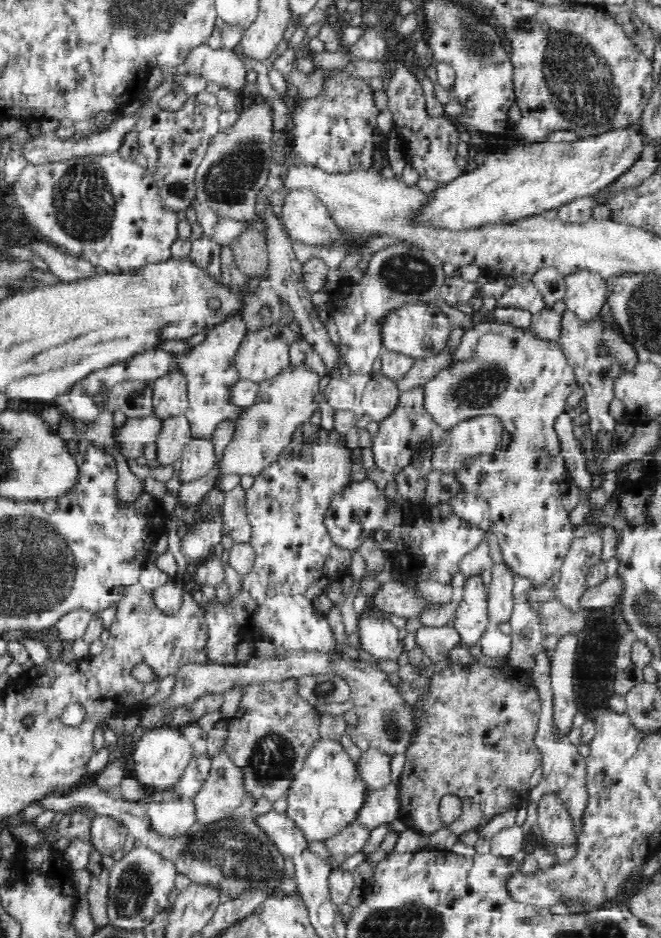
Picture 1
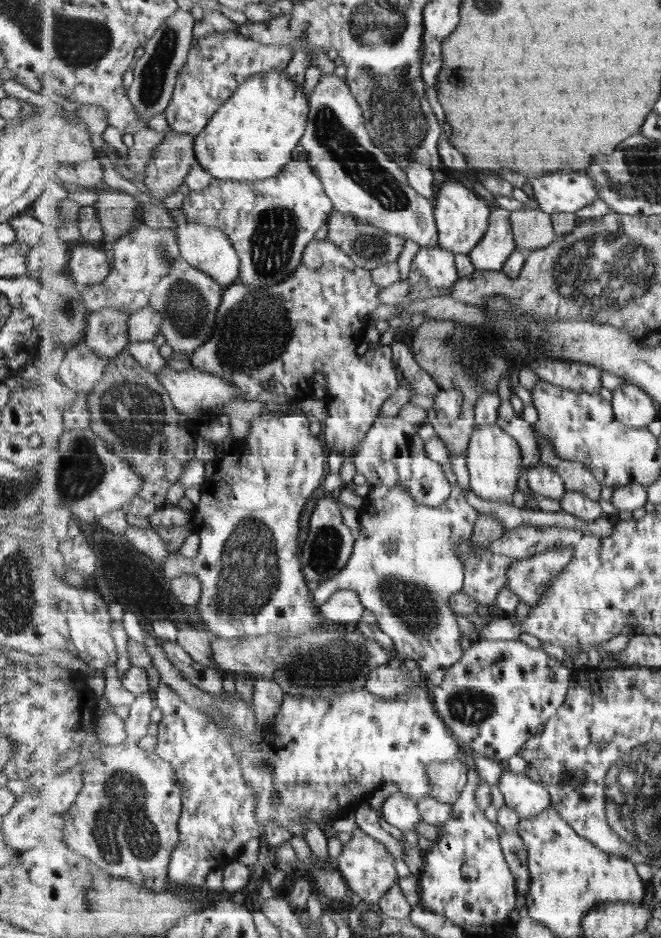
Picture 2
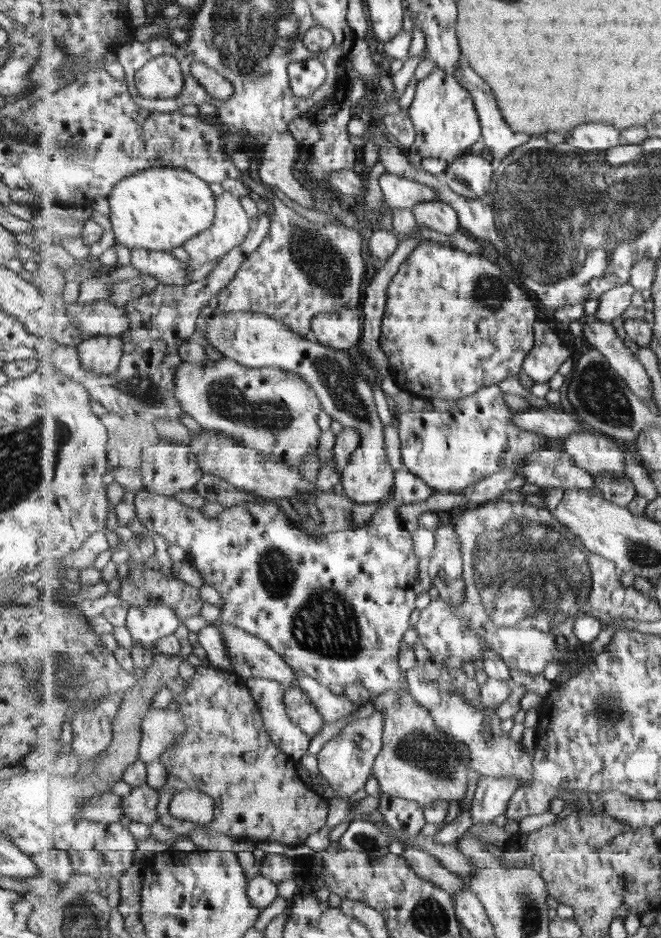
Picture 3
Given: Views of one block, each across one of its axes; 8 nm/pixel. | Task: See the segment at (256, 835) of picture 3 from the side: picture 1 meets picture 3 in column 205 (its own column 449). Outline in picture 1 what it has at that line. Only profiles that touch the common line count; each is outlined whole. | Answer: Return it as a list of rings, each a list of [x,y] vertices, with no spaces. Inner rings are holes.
[[[449,662],[441,672],[431,676],[426,694],[418,699],[417,704],[424,705],[429,716],[420,722],[421,730],[405,754],[404,772],[399,779],[398,819],[408,829],[430,836],[446,827],[459,837],[464,832],[478,832],[494,816],[507,810],[518,811],[526,804],[531,790],[530,779],[543,761],[542,750],[538,749],[535,740],[541,716],[541,700],[533,678],[524,669],[509,663],[490,667],[479,663],[465,666],[459,662]],[[446,794],[454,794],[462,800],[462,815],[448,825],[441,820],[438,808]]]

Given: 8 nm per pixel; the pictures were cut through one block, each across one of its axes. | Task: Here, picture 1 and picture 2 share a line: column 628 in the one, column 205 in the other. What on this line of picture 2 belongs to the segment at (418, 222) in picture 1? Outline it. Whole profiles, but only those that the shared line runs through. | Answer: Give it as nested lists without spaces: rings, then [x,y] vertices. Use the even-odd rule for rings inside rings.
[[[286,70],[251,76],[219,107],[211,122],[196,136],[196,158],[215,179],[258,181],[277,176],[294,158],[310,118],[310,102],[305,88],[298,85]]]

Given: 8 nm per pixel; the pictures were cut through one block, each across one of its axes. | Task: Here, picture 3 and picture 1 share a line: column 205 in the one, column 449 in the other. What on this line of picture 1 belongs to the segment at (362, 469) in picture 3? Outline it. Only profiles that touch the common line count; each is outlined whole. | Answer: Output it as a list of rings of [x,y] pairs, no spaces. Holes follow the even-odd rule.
[[[413,303],[400,305],[399,308],[392,309],[386,317],[380,321],[379,330],[381,332],[383,351],[398,352],[414,359],[426,359],[431,355],[436,355],[447,348],[450,329],[449,318],[440,310],[433,308],[426,303]]]

